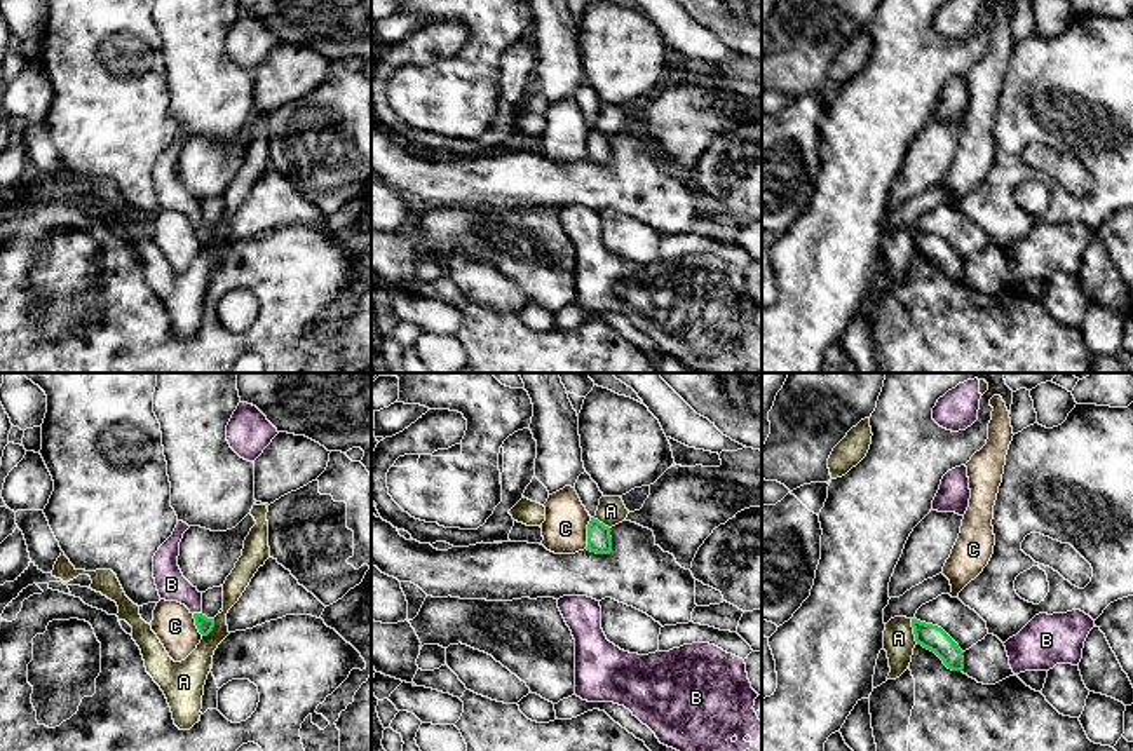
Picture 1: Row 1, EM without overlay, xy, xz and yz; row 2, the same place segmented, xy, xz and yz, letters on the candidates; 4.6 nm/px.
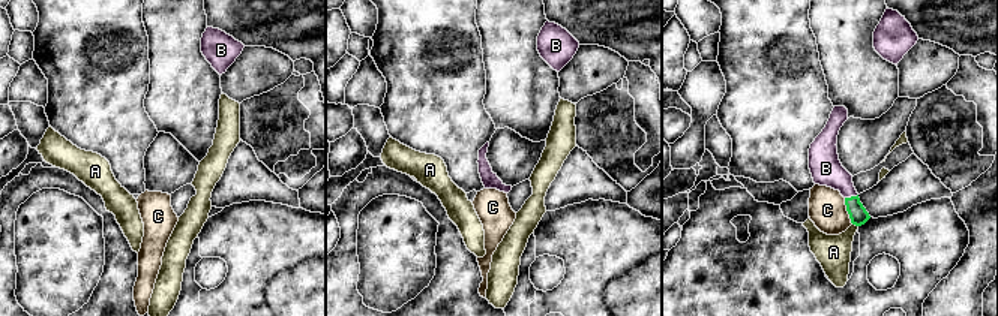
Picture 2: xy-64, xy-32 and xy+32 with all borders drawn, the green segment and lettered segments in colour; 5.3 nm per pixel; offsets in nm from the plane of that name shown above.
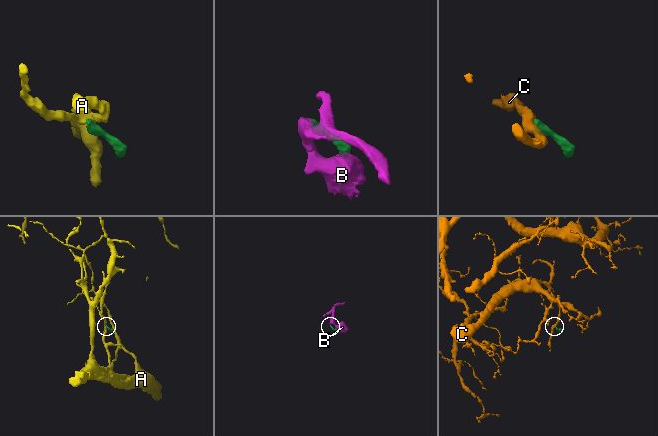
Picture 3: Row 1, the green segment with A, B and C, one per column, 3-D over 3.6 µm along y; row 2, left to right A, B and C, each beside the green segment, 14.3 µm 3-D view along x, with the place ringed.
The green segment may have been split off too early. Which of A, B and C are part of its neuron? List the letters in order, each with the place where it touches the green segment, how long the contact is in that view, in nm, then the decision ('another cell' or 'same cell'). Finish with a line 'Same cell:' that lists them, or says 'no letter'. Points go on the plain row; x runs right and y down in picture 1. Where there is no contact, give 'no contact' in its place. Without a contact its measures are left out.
A: meets green in yz at (914, 241); contact 120 nm long; another cell
B: meets green in xy at (197, 223); contact 40 nm long; same cell
C: meets green in xz at (588, 143); contact 150 nm long; another cell
Same cell: B

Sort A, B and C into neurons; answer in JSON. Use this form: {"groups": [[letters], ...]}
{"groups": [["A"], ["B"], ["C"]]}

